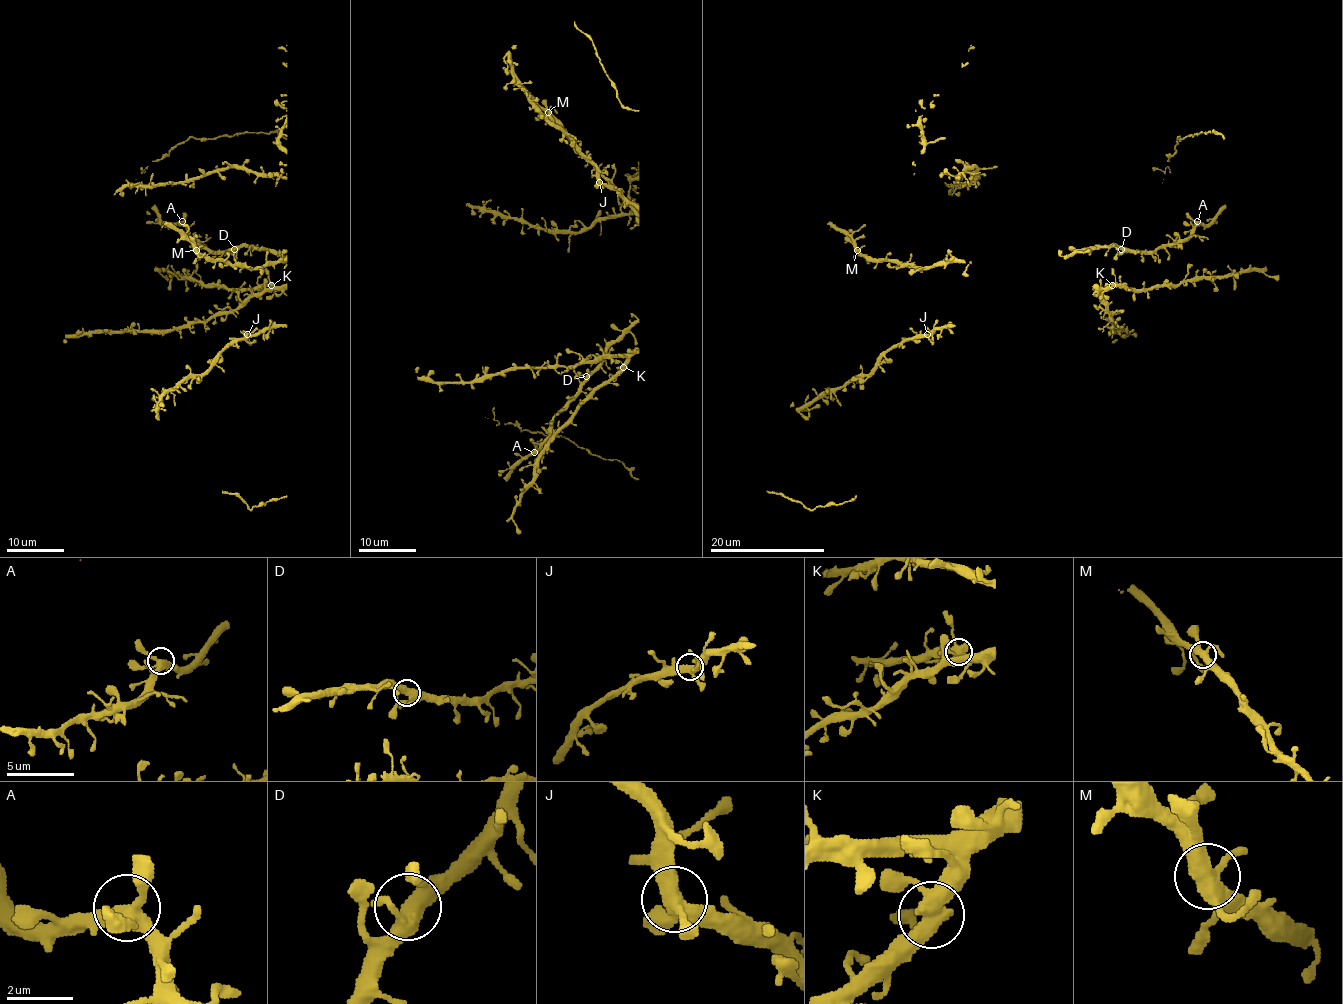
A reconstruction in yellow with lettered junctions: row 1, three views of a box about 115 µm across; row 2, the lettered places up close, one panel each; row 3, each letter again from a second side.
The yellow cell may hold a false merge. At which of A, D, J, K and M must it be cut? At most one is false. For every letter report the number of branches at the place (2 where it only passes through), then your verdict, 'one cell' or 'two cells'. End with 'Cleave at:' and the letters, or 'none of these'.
A: 4 | one cell
D: 4 | one cell
J: 4 | one cell
K: 4 | one cell
M: 4 | one cell
Cleave at: none of these

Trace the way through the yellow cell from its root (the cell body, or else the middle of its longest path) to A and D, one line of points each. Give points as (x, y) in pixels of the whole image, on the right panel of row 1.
A: (1058, 256), (1072, 256), (1090, 249), (1114, 246), (1155, 251), (1162, 244), (1181, 243), (1197, 221)
D: (1058, 256), (1072, 256), (1078, 251), (1111, 246), (1121, 249)

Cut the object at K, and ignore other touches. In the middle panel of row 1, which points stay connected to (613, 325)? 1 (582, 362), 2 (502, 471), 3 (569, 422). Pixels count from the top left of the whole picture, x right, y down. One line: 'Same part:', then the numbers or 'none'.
Same part: 1, 2

